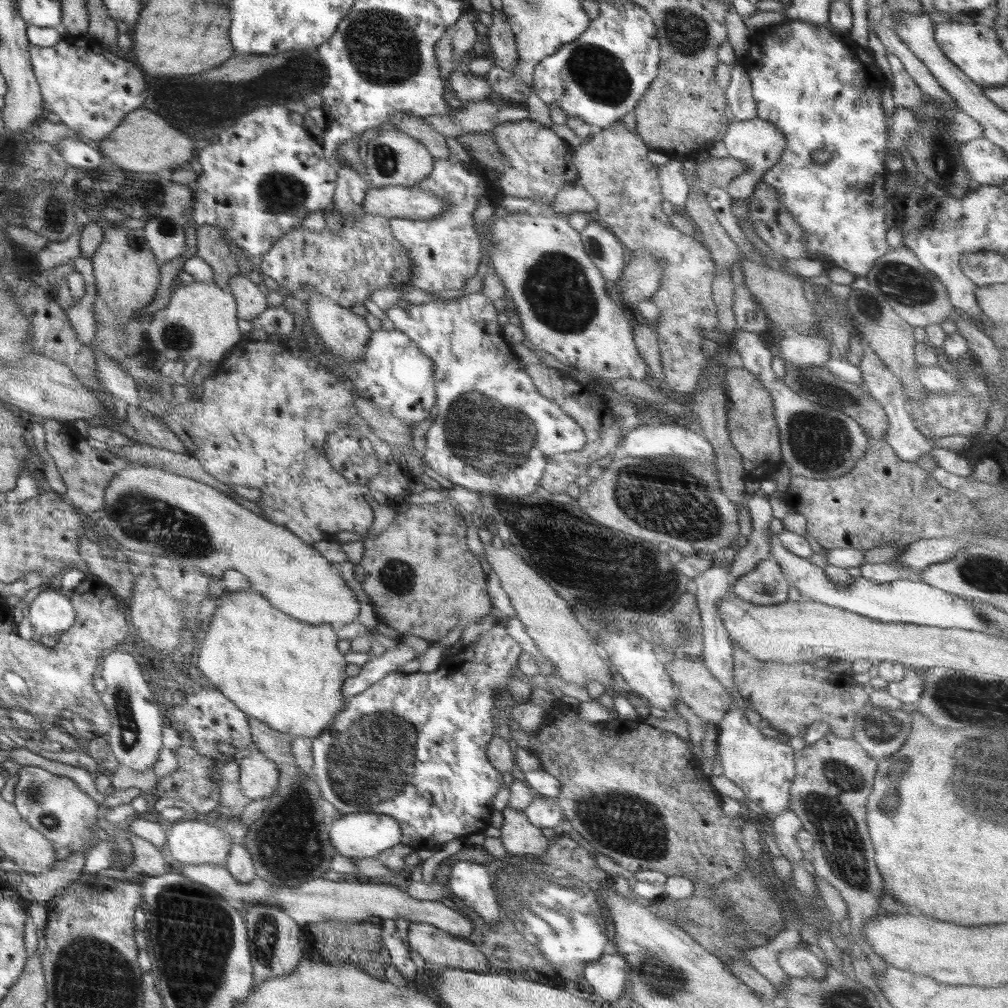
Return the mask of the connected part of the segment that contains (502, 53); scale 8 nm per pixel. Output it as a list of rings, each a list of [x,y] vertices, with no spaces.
[[[493,10],[491,14],[492,24],[487,28],[489,28],[490,46],[496,58],[495,65],[512,71],[516,69],[519,60],[514,33],[507,17],[502,12]]]

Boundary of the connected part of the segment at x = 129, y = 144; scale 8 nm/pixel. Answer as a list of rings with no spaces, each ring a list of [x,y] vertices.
[[[142,107],[132,111],[120,126],[106,139],[98,142],[101,156],[106,156],[120,169],[127,172],[160,173],[164,169],[179,169],[193,157],[192,140],[174,128],[168,120]]]

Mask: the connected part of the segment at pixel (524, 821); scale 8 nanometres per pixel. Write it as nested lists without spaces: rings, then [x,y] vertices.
[[[509,805],[502,811],[504,824],[500,829],[500,840],[510,855],[542,855],[550,841],[542,834],[540,827],[532,825],[524,811]]]

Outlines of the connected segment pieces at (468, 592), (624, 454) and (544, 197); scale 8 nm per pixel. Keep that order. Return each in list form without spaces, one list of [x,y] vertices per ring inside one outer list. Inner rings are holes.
[[[436,502],[436,504],[412,505],[406,512],[397,513],[394,521],[379,536],[364,540],[364,551],[362,561],[359,563],[364,570],[364,580],[362,580],[362,589],[370,601],[372,601],[373,610],[379,623],[388,624],[402,634],[412,634],[418,638],[424,638],[431,642],[438,642],[450,632],[455,626],[469,626],[473,623],[479,623],[482,617],[490,614],[494,610],[490,602],[487,588],[487,576],[481,568],[480,562],[469,551],[467,546],[467,522],[460,518],[460,513],[452,507],[450,502]]]
[[[660,422],[656,424],[640,424],[637,427],[623,433],[623,438],[618,444],[613,458],[628,458],[628,456],[682,456],[688,460],[696,460],[700,464],[715,464],[716,451],[710,441],[702,434],[688,429],[688,424],[683,422]]]
[[[528,118],[496,125],[491,131],[498,150],[502,152],[500,169],[496,174],[503,195],[530,198],[539,206],[553,202],[564,186],[578,184],[578,170],[571,161],[574,147],[549,127]]]

